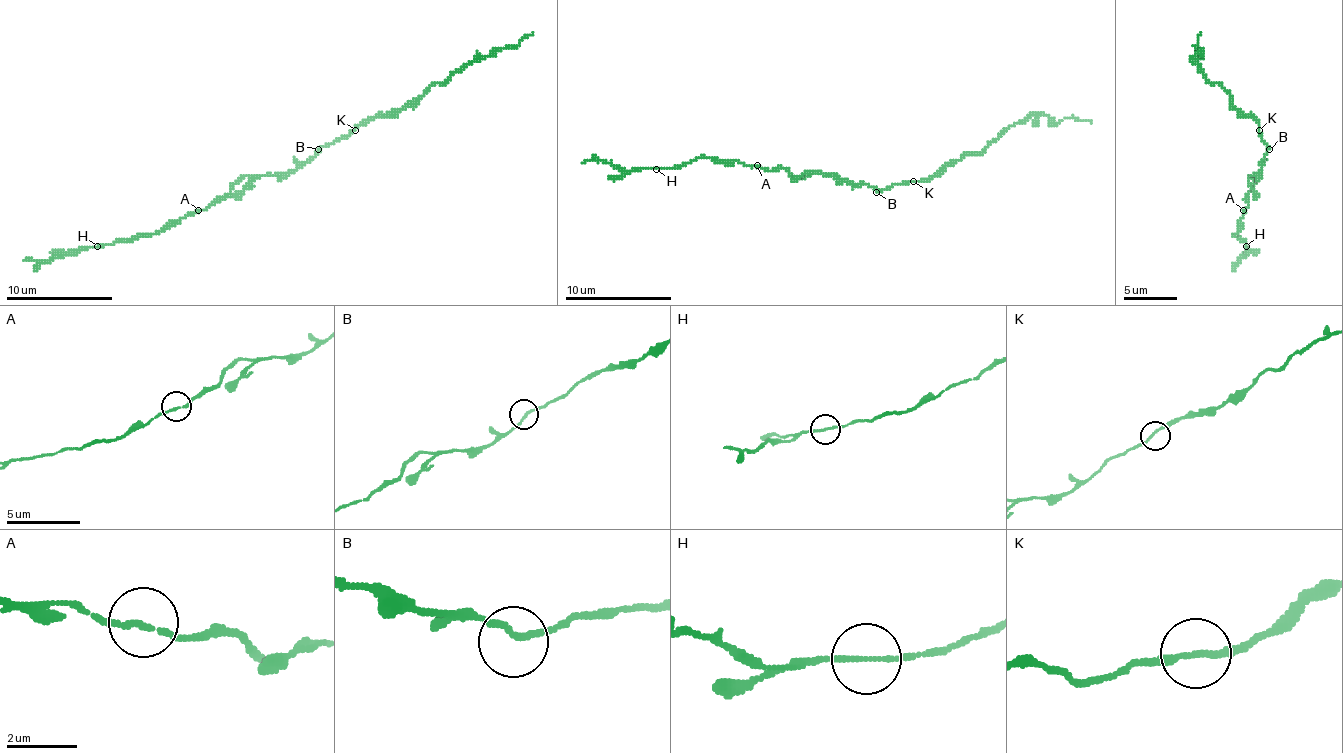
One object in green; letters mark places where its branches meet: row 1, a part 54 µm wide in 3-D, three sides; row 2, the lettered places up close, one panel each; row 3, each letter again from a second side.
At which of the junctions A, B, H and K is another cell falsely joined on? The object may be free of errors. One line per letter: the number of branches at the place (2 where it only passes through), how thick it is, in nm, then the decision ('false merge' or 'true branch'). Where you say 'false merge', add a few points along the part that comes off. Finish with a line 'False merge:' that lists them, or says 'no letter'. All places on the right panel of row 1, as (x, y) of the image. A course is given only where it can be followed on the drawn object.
A: 2 branches meet; 140 nm thick; true branch
B: 2 branches meet; 160 nm thick; true branch
H: 2 branches meet; 150 nm thick; true branch
K: 2 branches meet; 160 nm thick; true branch
False merge: no letter

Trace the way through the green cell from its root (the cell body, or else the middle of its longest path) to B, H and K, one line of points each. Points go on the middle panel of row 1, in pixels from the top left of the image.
B: (852, 181), (868, 184), (876, 192)
H: (852, 181), (821, 173), (797, 179), (786, 168), (765, 171), (712, 157), (656, 168)
K: (852, 181), (868, 184), (876, 189), (913, 181)

